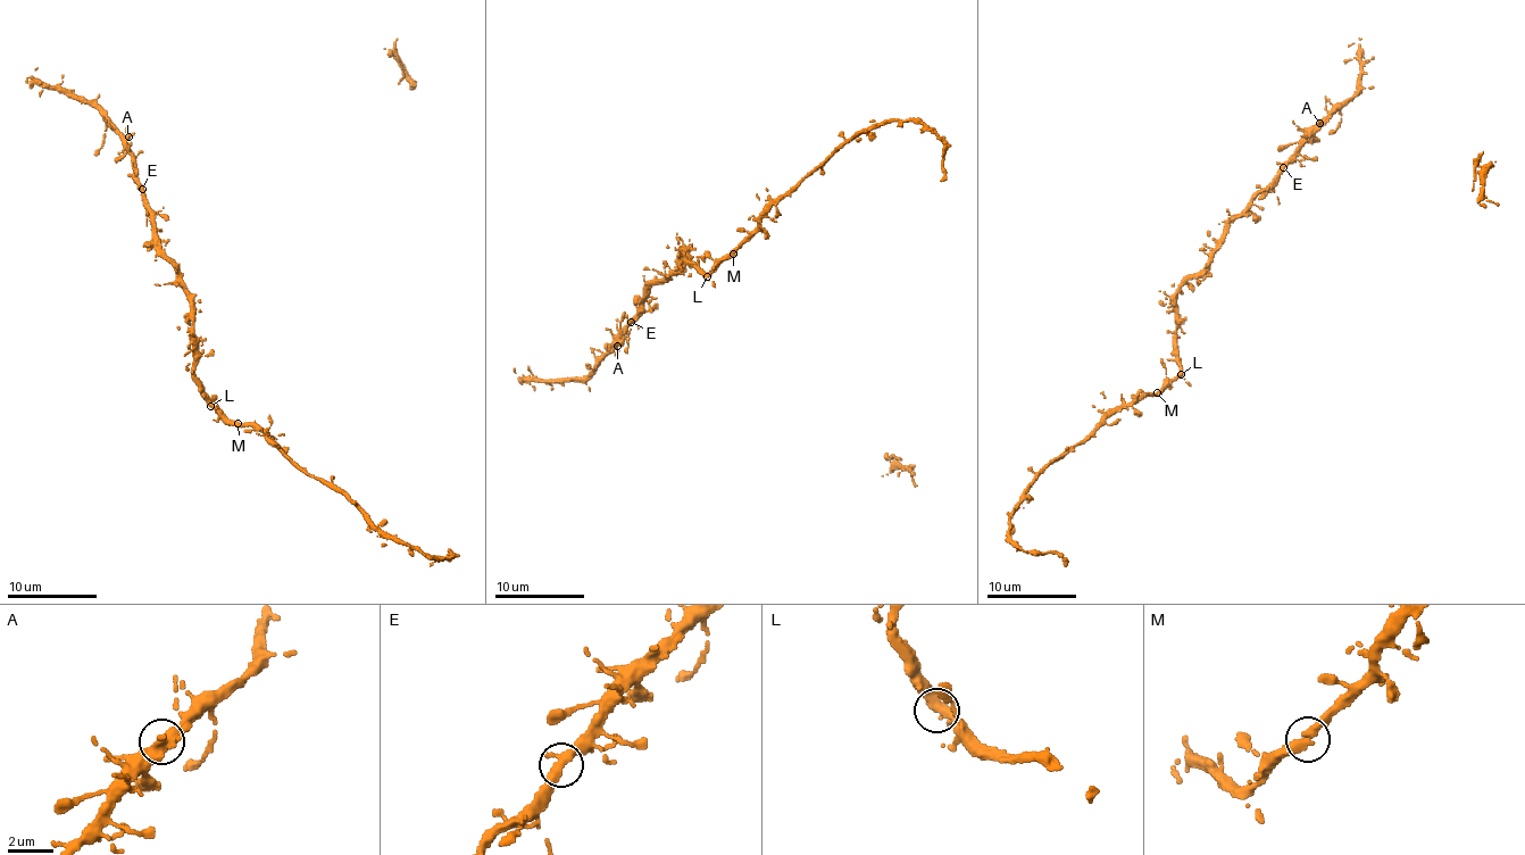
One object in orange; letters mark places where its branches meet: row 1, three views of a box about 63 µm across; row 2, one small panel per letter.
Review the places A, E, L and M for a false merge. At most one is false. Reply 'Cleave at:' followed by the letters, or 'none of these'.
Cleave at: none of these

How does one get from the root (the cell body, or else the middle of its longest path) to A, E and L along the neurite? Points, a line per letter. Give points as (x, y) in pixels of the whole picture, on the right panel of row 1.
A: (1215, 252), (1216, 241), (1231, 222), (1268, 187), (1319, 123)
E: (1215, 252), (1216, 241), (1231, 222), (1268, 187), (1283, 167)
L: (1215, 252), (1198, 273), (1186, 280), (1175, 297), (1176, 362), (1181, 374)

